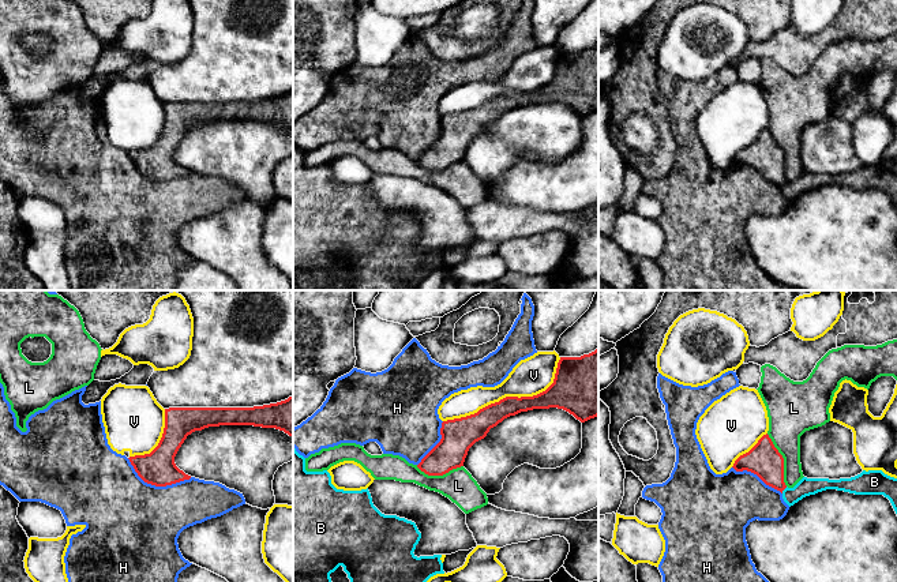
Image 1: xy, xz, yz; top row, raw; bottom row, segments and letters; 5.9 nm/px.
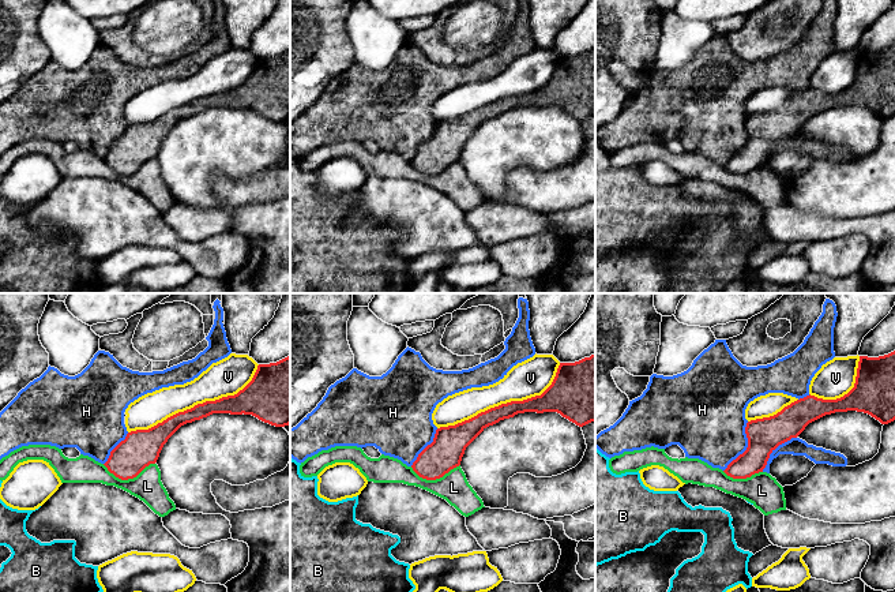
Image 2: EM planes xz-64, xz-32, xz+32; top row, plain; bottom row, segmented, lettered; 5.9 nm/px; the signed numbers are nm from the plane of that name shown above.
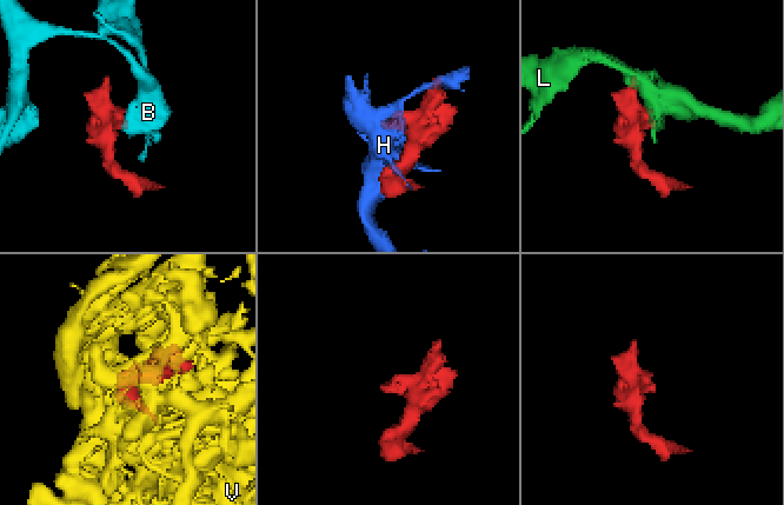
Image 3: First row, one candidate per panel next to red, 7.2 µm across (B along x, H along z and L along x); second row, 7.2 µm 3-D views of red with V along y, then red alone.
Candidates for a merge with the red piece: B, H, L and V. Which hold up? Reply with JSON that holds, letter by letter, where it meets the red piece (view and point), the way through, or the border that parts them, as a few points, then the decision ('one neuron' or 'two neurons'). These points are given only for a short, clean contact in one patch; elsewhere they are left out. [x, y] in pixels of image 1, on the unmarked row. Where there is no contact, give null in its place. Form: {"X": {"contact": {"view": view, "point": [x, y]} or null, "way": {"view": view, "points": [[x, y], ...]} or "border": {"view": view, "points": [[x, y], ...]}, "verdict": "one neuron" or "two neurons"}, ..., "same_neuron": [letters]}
{"B": {"contact": {"view": "yz", "point": [784, 183]}, "verdict": "two neurons"}, "H": {"contact": {"view": "xy", "point": [157, 180]}, "verdict": "two neurons"}, "L": {"contact": {"view": "yz", "point": [783, 154]}, "verdict": "two neurons"}, "V": {"contact": {"view": "xz", "point": [510, 92]}, "verdict": "two neurons"}, "same_neuron": []}

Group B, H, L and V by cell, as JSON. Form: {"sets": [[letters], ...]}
{"sets": [["B"], ["H"], ["L"], ["V"]]}

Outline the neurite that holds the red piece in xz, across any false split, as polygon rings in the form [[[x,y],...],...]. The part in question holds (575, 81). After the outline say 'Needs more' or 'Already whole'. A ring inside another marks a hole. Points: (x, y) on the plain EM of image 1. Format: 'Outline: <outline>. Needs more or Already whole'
Outline: [[[598,42],[581,52],[560,52],[553,78],[533,91],[506,91],[477,108],[442,117],[440,136],[417,162],[443,170],[463,161],[469,143],[504,113],[533,104],[558,102],[581,117],[598,110]]]. Already whole

